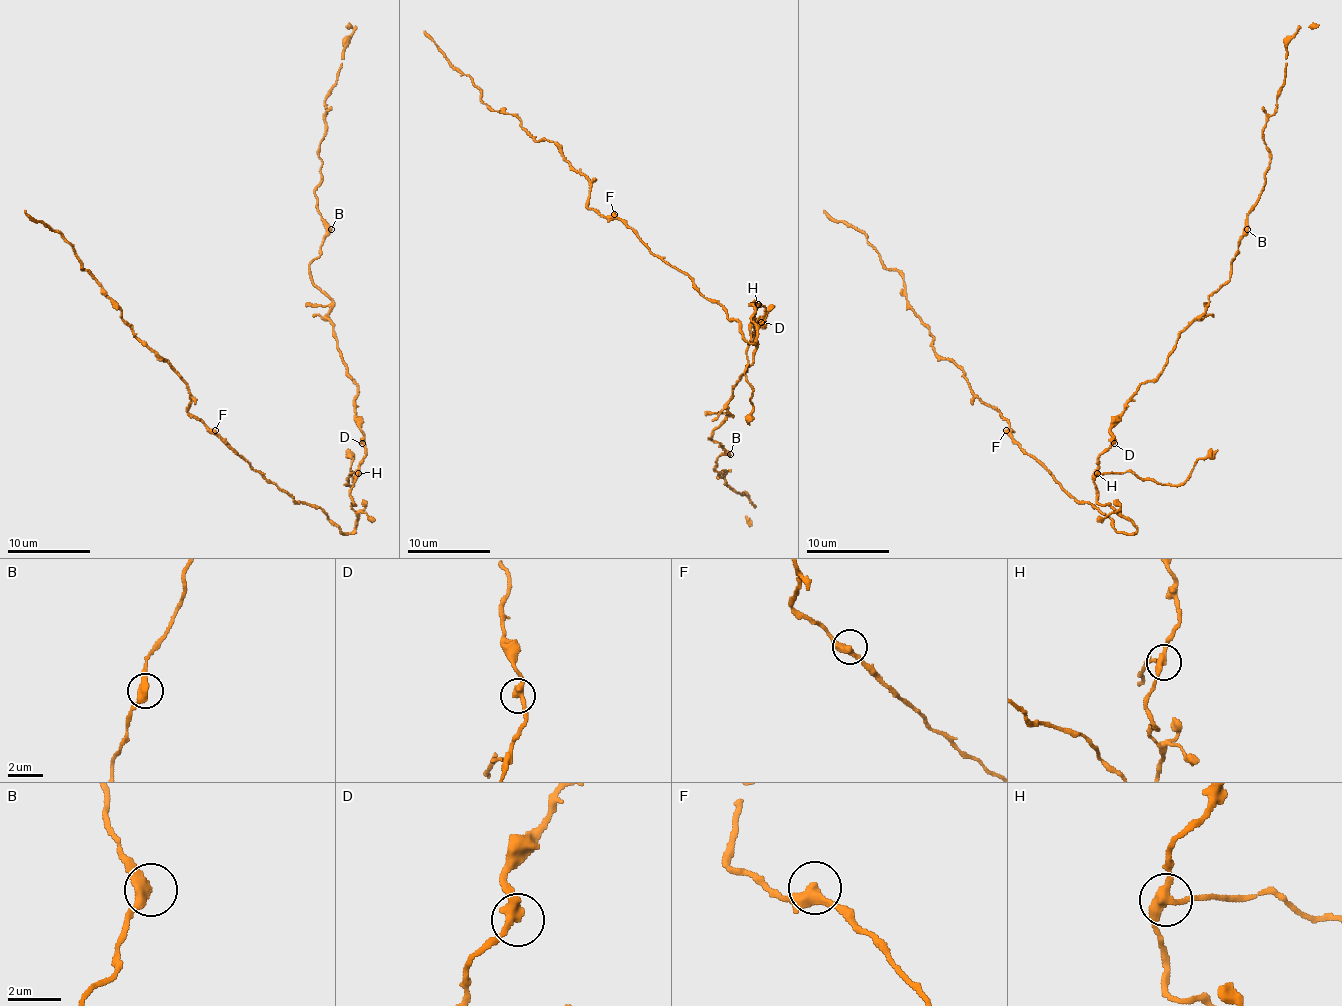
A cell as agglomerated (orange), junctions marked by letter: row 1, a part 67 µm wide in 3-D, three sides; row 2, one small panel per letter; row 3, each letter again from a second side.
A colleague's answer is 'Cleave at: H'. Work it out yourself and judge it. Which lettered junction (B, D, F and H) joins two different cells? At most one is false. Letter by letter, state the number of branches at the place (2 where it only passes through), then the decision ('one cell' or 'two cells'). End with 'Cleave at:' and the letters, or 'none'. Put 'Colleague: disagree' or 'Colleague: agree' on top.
Colleague: agree
B: branches 2; one cell
D: branches 2; one cell
F: branches 3; one cell
H: branches 3; two cells
Cleave at: H

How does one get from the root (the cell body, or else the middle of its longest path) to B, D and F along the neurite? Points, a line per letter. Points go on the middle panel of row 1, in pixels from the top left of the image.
B: (751, 319), (751, 305), (761, 305), (753, 361), (732, 390), (730, 417), (709, 438), (730, 454)
D: (751, 319), (751, 305), (755, 303), (763, 307), (761, 322)
F: (751, 319), (757, 330), (753, 344), (736, 319), (709, 301), (687, 274), (655, 255), (614, 214)

